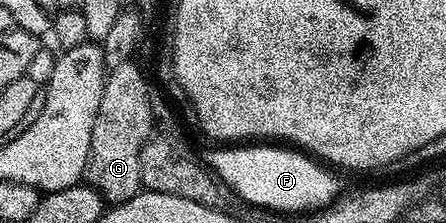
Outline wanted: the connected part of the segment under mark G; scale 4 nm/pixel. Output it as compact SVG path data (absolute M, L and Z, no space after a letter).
M135 60L110 67L106 75L101 108L97 108L97 120L93 120L91 155L87 161L85 178L108 203L130 203L132 196L144 189L141 180L141 148L153 134L151 90Z

